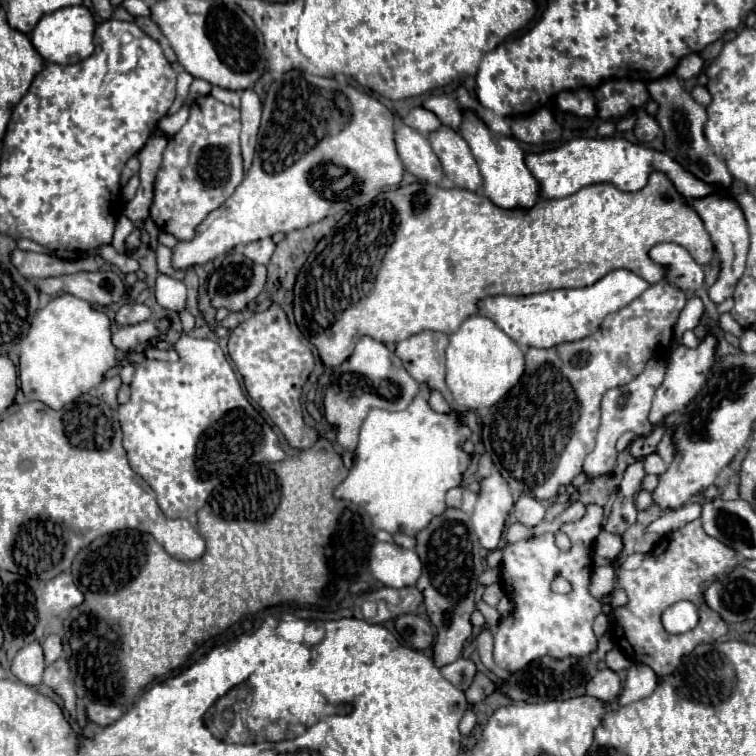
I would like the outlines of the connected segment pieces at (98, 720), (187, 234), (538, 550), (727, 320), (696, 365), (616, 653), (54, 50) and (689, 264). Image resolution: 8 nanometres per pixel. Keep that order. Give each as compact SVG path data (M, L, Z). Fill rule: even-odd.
M88 704L86 706L86 714L88 714L88 720L106 728L110 724L114 724L120 716L122 716L122 710L118 706L102 706L102 704Z
M210 94L192 104L188 122L174 134L164 150L164 160L154 184L150 216L162 232L170 232L184 242L192 240L200 222L234 194L244 180L238 136L240 110L218 102Z
M588 506L586 516L582 520L572 522L572 524L564 524L560 530L564 534L568 534L568 538L572 542L572 548L568 552L562 552L556 546L554 534L550 534L550 532L546 532L542 536L528 538L528 540L520 540L520 542L504 548L504 558L502 558L502 564L500 564L500 576L502 576L502 586L506 590L506 596L514 604L514 612L508 618L500 620L498 630L494 634L494 662L500 668L504 668L508 672L518 672L526 664L530 664L532 660L542 658L542 656L552 656L552 658L576 656L576 658L582 658L582 656L588 656L596 648L596 636L592 632L592 624L594 624L594 618L600 614L602 606L596 598L590 596L588 584L590 584L590 564L592 564L590 546L596 540L596 536L600 534L602 522L604 522L602 508L600 506ZM556 576L564 576L572 584L570 594L554 594L550 590L550 584Z
M720 314L720 326L722 326L722 330L726 330L734 336L740 337L744 334L744 328L730 314Z
M706 334L696 348L678 346L672 352L672 356L668 360L668 366L666 366L666 378L664 378L662 386L656 390L654 404L652 404L652 410L650 410L650 422L652 424L660 424L668 414L684 410L686 404L698 394L698 390L704 386L704 382L708 378L708 372L710 372L714 360L716 360L714 358L716 348L718 348L718 338L714 334Z
M612 648L608 654L606 654L606 666L610 668L610 670L614 670L614 672L624 672L624 670L628 670L630 668L630 660L624 656L624 652L620 650L620 648Z
M70 6L70 8L60 8L52 14L46 14L36 28L32 30L32 44L38 50L38 54L46 60L46 62L54 62L54 64L78 64L82 60L86 60L92 52L94 52L94 18L90 14L90 10L86 6Z
M656 244L648 256L652 262L666 270L666 280L672 286L684 290L686 294L696 292L704 284L704 272L694 262L694 258L678 244Z

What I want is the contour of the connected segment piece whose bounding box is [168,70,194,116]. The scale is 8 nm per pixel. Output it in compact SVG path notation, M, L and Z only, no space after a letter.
M180 70L180 72L178 72L176 84L176 102L174 102L174 104L172 104L172 108L168 110L168 116L172 116L174 112L178 112L178 110L180 110L180 106L184 104L186 96L188 96L188 88L190 88L192 80L194 80L194 78L192 78L188 72L184 72L184 70Z

